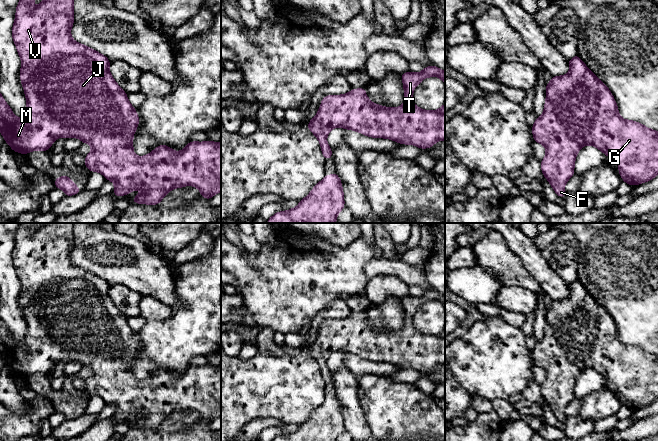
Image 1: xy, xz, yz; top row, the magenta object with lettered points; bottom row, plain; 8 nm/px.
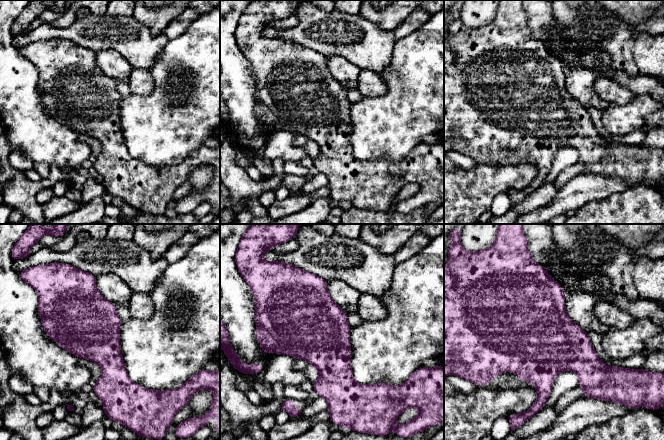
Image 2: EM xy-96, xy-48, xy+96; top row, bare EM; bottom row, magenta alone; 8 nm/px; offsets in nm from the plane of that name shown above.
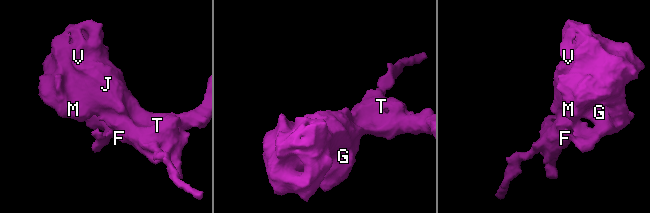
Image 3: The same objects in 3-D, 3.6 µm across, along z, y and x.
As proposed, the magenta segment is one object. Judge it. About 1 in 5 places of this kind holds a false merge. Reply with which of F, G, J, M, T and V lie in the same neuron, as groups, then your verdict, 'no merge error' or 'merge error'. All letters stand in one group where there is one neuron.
F G J M T V | no merge error

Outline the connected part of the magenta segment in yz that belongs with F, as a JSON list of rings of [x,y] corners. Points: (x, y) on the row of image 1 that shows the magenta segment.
[[[578,54],[568,60],[568,64],[570,67],[568,74],[553,76],[552,80],[546,84],[544,112],[532,126],[534,141],[546,147],[546,156],[541,161],[541,170],[555,193],[560,198],[566,196],[564,186],[575,174],[575,159],[578,151],[584,145],[593,145],[615,160],[619,165],[618,172],[623,182],[631,186],[648,182],[656,177],[658,175],[658,131],[649,129],[636,121],[622,119],[610,90],[587,68]]]

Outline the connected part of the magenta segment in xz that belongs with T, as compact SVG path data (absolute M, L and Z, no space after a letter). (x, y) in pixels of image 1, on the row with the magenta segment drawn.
M437 66L424 67L421 73L407 71L401 74L404 85L404 103L398 108L373 104L366 96L365 87L352 89L344 95L327 95L320 105L316 117L308 122L308 130L319 140L325 160L332 158L332 150L326 142L328 133L335 127L354 130L373 138L387 138L402 145L413 144L421 149L432 147L437 141L445 140L445 103L435 111L418 108L413 100L414 88L425 78L437 76L445 83L445 72Z

